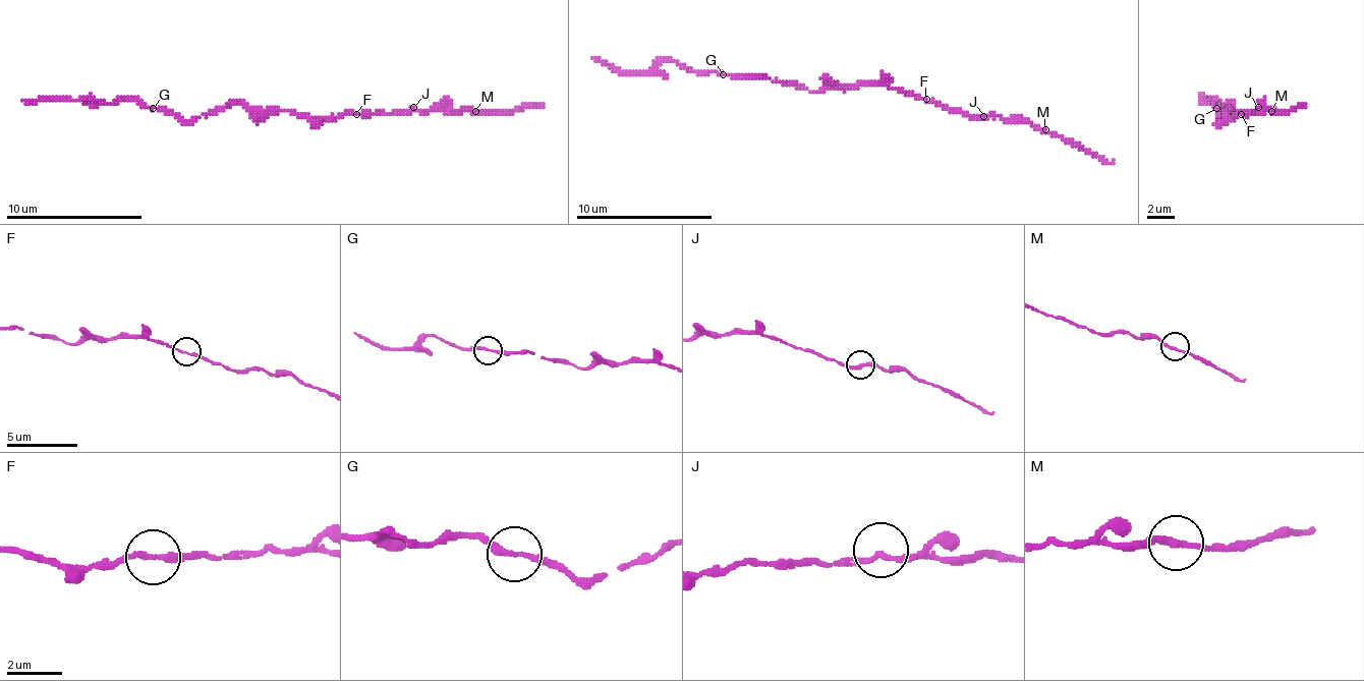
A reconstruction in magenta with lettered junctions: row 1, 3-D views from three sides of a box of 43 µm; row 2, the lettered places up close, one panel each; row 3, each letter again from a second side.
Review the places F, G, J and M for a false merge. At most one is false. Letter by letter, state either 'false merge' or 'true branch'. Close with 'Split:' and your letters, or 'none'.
F: true branch
G: true branch
J: true branch
M: true branch
Split: none

